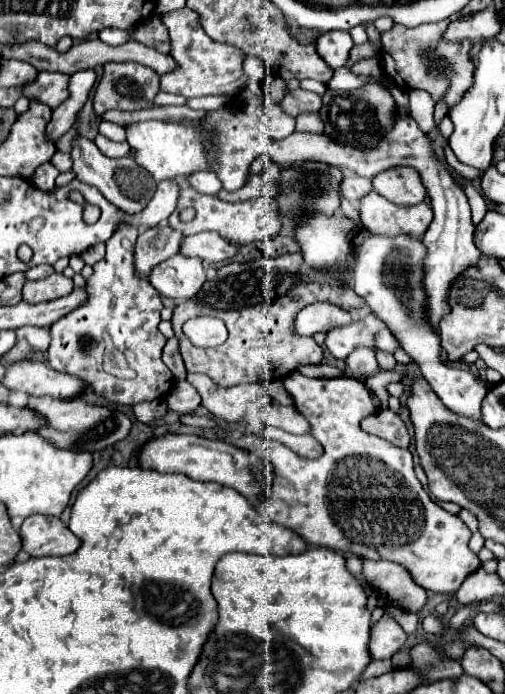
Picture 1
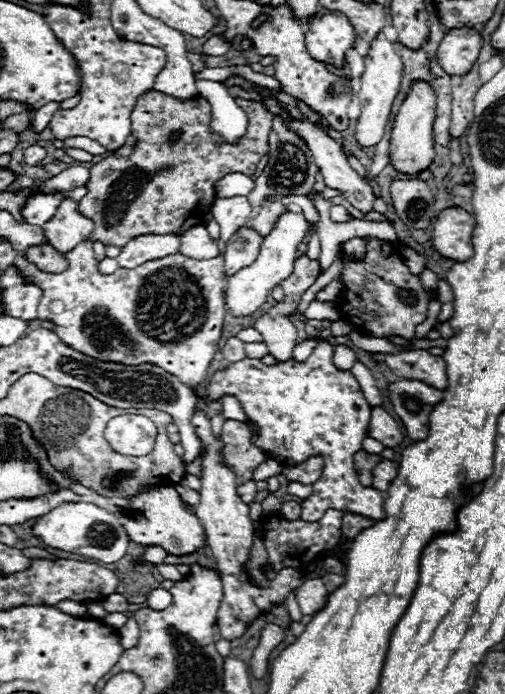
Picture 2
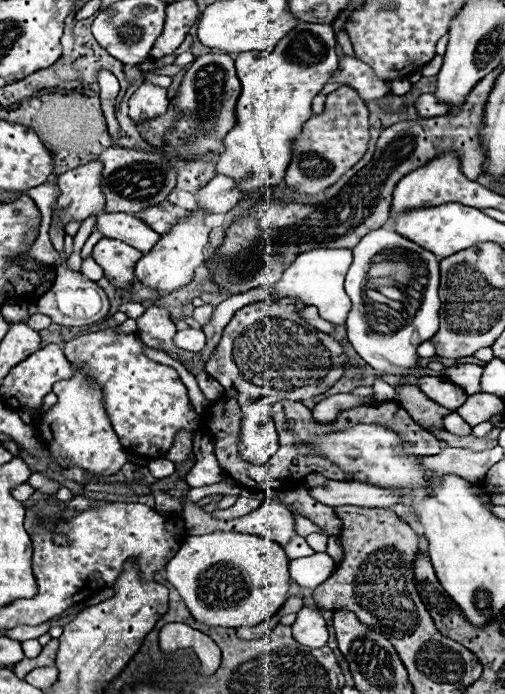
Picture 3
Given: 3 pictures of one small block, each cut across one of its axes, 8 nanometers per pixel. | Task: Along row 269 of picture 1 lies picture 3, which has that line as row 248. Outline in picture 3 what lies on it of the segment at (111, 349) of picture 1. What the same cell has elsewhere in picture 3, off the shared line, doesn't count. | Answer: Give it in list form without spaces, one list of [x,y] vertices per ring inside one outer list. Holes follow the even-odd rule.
[[[102,238],[94,246],[92,256],[104,268],[104,274],[110,278],[110,282],[116,288],[134,290],[132,288],[132,284],[136,284],[134,264],[138,262],[138,258],[142,258],[142,252],[138,252],[136,248],[130,248],[128,244],[122,244],[120,240]]]

